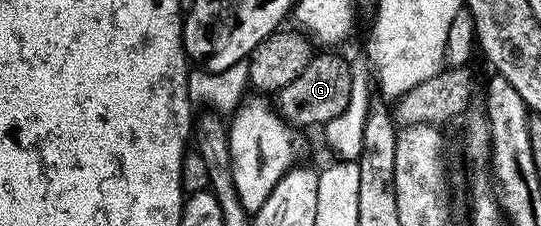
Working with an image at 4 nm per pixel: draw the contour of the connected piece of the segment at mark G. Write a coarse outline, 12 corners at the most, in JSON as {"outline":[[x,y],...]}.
{"outline":[[338,53],[315,54],[277,92],[295,128],[340,117],[354,75]]}

